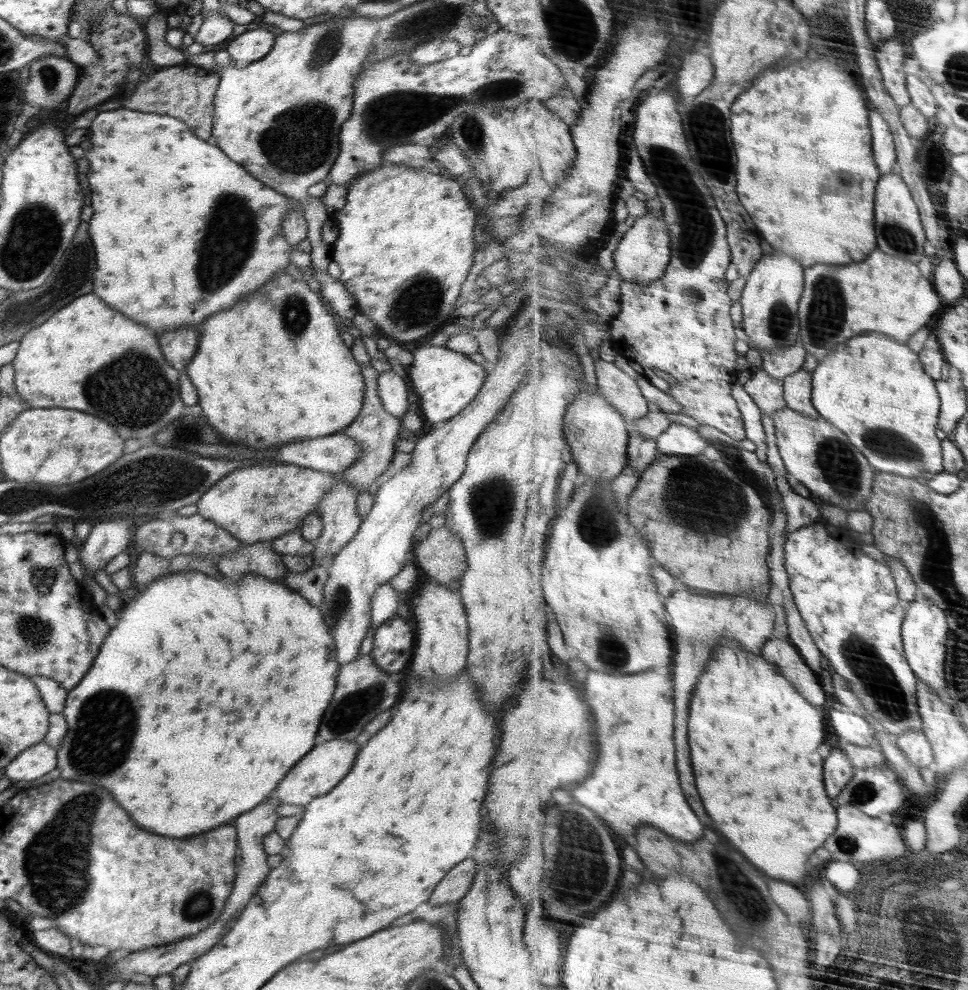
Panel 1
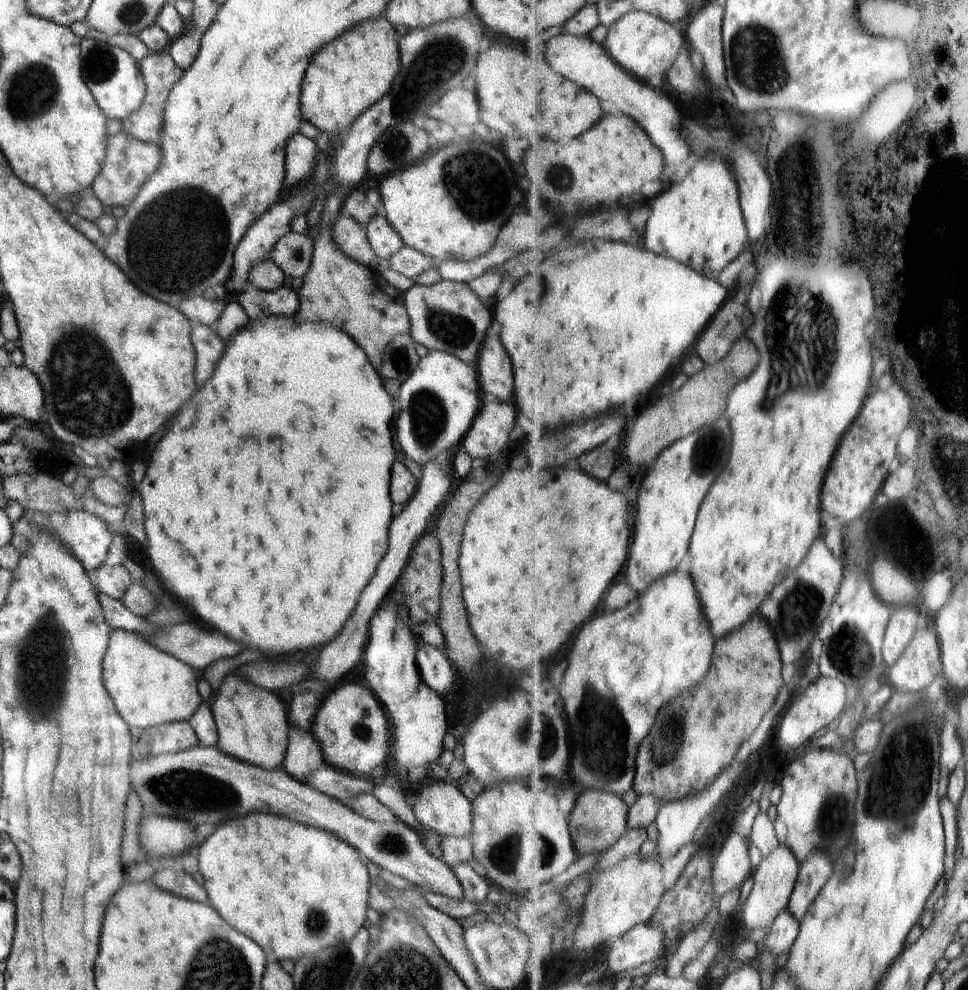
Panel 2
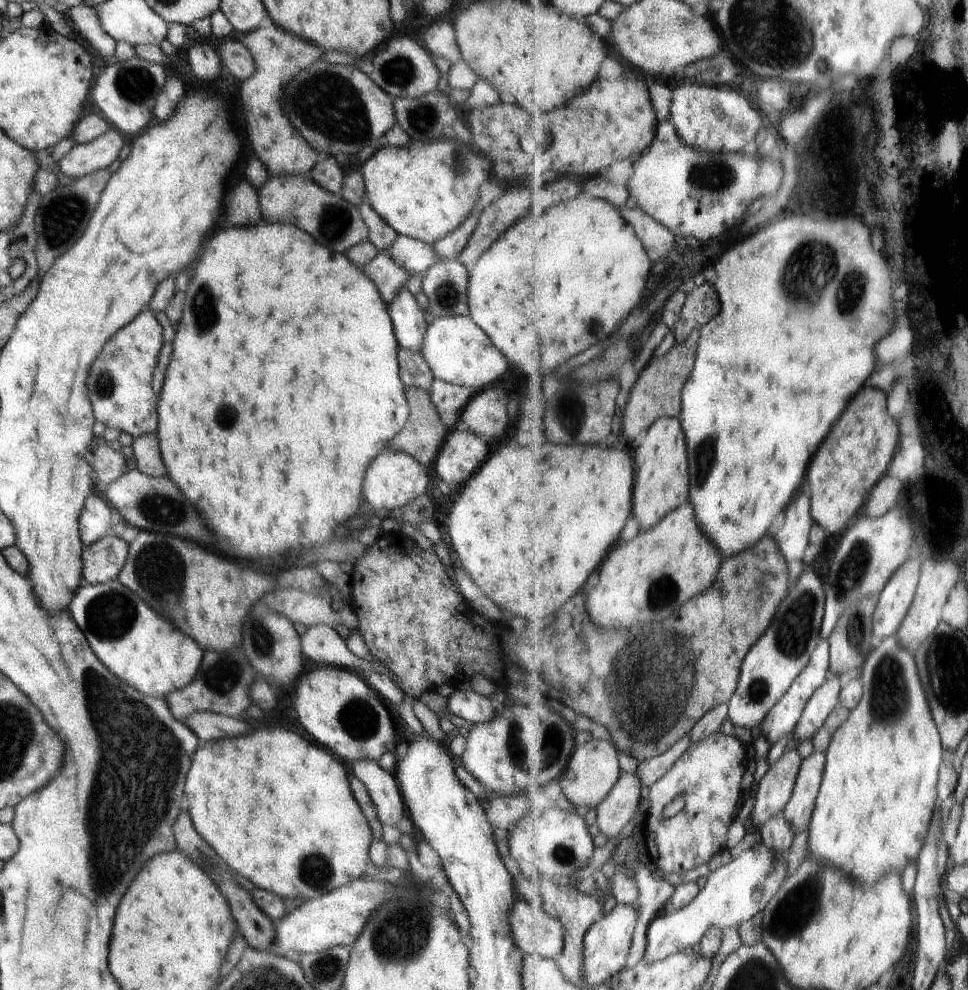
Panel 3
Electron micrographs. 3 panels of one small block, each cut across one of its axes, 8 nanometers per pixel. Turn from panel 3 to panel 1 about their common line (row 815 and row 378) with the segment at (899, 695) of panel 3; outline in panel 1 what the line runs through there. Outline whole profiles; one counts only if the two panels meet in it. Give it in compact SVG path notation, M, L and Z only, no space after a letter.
M870 332L856 336L846 344L840 344L813 373L815 379L814 404L821 416L836 423L864 450L868 460L877 472L900 474L907 478L920 478L926 472L935 476L944 473L942 439L938 434L943 399L937 380L927 372L921 354L909 344L882 332Z

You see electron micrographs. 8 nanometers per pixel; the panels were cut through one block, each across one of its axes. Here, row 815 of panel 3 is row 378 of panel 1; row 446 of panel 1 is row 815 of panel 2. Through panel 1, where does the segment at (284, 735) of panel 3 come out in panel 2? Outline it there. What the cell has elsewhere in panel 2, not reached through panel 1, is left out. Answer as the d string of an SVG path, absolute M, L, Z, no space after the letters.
M250 814L246 818L230 820L222 828L211 833L206 840L195 851L199 860L199 872L204 878L205 891L209 905L228 923L232 924L238 932L244 936L250 936L256 944L259 944L267 953L270 959L299 961L308 955L314 955L321 949L335 947L342 943L349 943L357 933L357 930L367 924L366 911L368 910L368 891L370 888L370 876L366 870L366 864L359 852L346 844L343 840L336 838L330 833L324 832L313 826L303 825L280 816L270 816L270 814Z

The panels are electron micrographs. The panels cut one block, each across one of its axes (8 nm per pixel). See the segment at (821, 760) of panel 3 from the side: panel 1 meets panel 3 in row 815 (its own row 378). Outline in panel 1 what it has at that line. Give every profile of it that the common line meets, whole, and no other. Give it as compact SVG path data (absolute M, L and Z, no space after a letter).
M800 370L788 376L785 384L789 408L810 415L814 419L822 417L814 404L815 379L812 372Z

